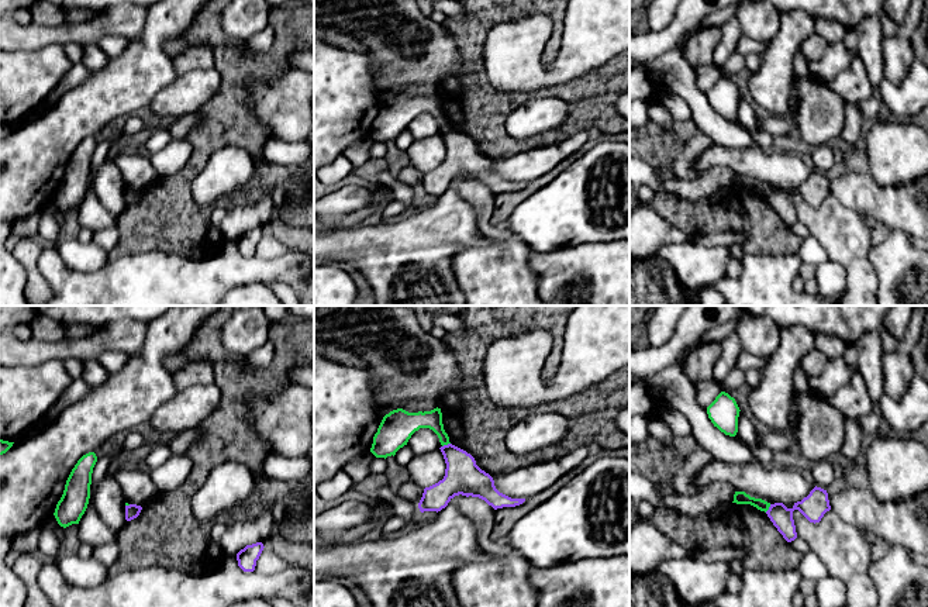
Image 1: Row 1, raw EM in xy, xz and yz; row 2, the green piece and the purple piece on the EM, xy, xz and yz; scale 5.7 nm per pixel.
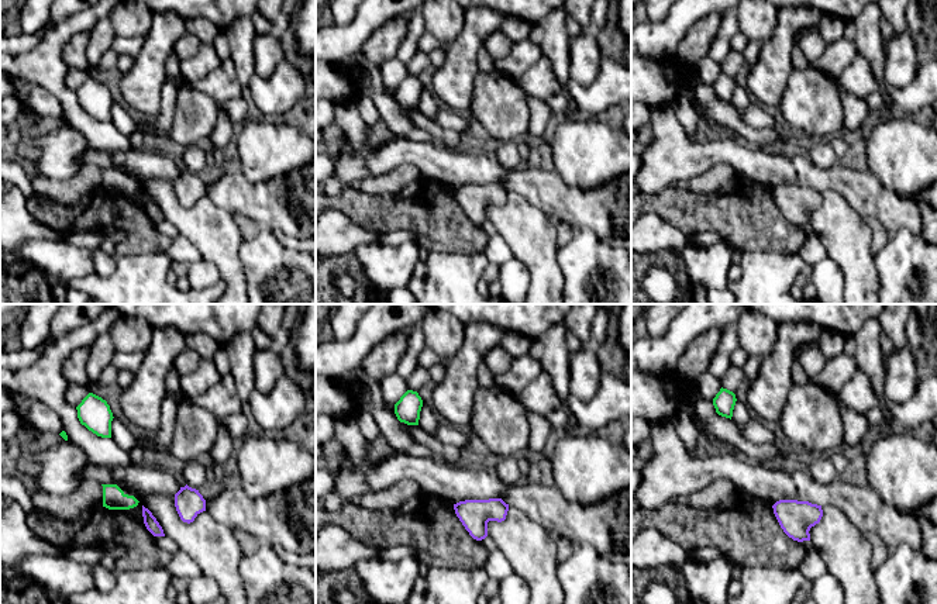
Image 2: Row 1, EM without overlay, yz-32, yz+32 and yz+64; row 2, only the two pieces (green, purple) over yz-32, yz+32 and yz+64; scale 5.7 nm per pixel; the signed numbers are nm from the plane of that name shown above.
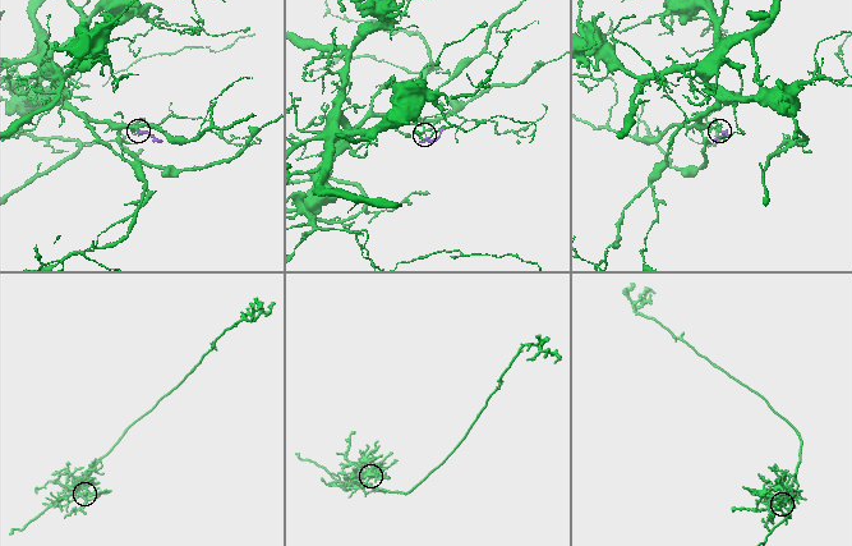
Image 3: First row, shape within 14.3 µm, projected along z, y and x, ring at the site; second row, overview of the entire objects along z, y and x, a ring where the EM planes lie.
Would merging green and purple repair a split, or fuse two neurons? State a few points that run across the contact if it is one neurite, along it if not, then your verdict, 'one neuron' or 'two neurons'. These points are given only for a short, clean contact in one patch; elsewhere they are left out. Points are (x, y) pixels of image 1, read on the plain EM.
line xz (449, 127), (442, 131); two neurons

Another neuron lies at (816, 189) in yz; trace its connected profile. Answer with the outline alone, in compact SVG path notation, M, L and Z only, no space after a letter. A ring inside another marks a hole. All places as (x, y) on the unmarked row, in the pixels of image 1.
M815 170L807 182L794 187L791 193L783 187L770 189L766 199L787 227L797 223L794 194L798 194L810 207L820 207L824 199L831 194L827 175Z

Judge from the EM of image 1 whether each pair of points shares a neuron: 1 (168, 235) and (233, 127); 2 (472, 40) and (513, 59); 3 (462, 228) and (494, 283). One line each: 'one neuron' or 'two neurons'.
1: one neuron
2: two neurons
3: two neurons

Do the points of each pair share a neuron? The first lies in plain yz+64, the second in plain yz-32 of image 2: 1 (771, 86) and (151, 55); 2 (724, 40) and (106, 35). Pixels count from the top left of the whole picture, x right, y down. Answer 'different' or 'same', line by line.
1: same
2: same

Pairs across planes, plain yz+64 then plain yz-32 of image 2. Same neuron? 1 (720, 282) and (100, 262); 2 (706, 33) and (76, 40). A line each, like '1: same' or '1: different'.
1: different
2: same

